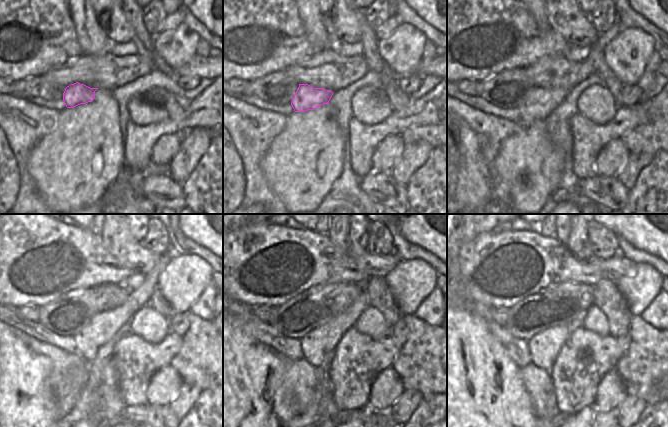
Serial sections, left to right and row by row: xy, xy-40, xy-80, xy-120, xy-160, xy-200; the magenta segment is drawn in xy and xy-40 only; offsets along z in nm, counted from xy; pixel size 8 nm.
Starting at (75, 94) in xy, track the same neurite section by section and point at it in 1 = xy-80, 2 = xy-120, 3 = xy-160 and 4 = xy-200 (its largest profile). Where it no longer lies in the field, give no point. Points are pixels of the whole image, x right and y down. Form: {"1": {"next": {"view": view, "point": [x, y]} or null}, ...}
{"1": {"next": {"view": "xy-80", "point": [538, 103]}}, "2": {"next": {"view": "xy-120", "point": [103, 326]}}, "3": {"next": {"view": "xy-160", "point": [316, 345]}}, "4": {"next": {"view": "xy-200", "point": [545, 347]}}}

